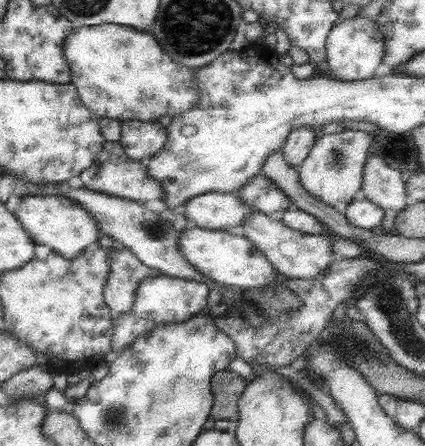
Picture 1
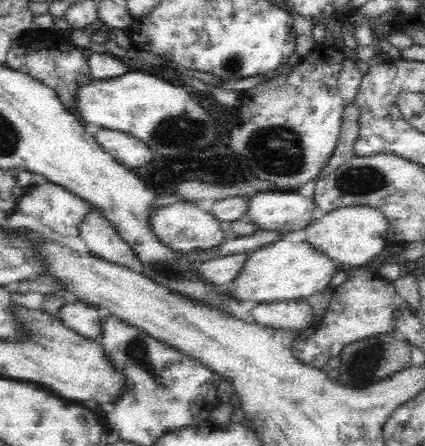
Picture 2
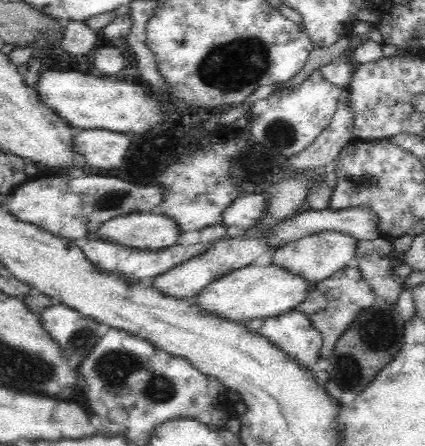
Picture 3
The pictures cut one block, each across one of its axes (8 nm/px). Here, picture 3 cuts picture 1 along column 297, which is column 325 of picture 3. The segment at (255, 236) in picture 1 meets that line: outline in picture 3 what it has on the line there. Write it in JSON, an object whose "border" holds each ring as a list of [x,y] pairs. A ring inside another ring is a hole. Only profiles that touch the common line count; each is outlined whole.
{"border":[[[318,232],[314,236],[304,236],[302,240],[286,242],[282,244],[270,258],[270,264],[292,272],[296,276],[302,276],[306,282],[322,282],[330,276],[334,276],[338,270],[346,268],[348,264],[354,264],[354,250],[356,250],[356,240],[342,234],[342,232]]]}

